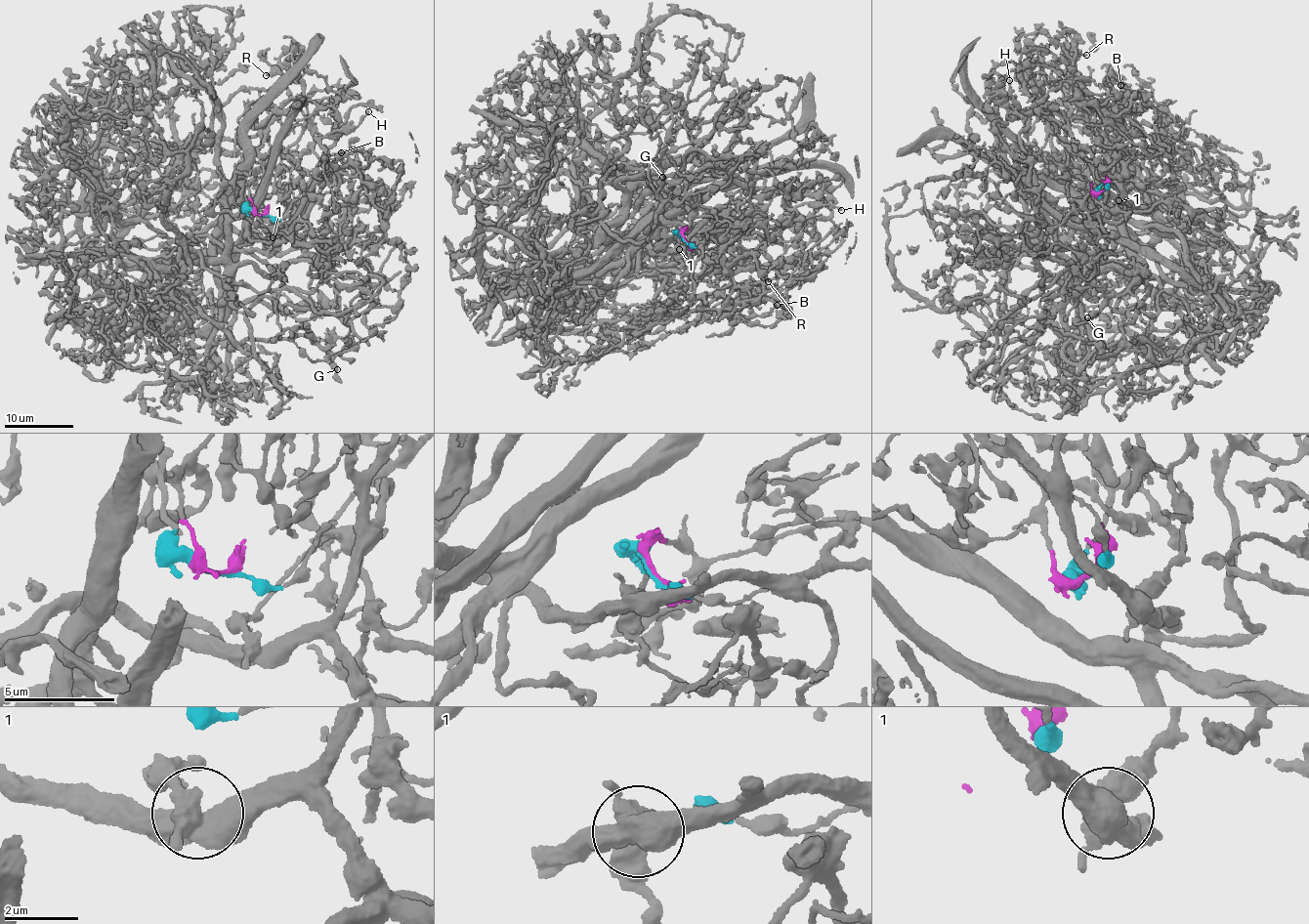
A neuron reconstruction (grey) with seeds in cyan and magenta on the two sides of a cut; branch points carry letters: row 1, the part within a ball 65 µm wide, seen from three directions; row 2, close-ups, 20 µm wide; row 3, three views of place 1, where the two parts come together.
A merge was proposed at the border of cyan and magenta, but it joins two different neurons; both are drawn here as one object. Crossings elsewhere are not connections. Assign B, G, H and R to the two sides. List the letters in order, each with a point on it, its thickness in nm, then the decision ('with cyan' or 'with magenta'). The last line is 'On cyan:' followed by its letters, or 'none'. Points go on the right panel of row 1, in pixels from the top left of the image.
B: place (1120, 85); calibre 190 nm; with magenta
G: place (1087, 317); calibre 300 nm; with magenta
H: place (1009, 80); calibre 190 nm; with cyan
R: place (1086, 55); calibre 150 nm; with cyan
On cyan: H, R

